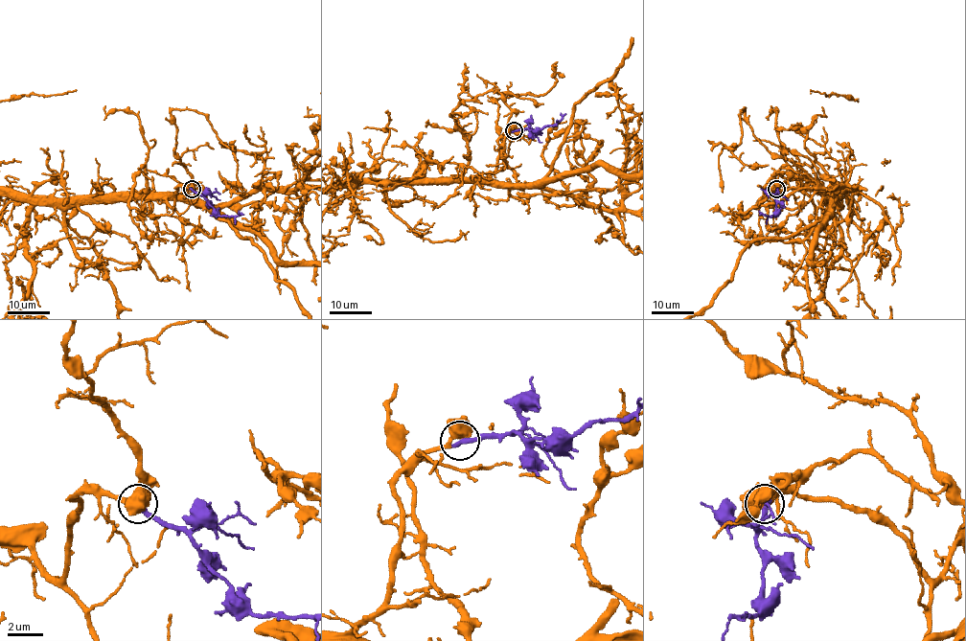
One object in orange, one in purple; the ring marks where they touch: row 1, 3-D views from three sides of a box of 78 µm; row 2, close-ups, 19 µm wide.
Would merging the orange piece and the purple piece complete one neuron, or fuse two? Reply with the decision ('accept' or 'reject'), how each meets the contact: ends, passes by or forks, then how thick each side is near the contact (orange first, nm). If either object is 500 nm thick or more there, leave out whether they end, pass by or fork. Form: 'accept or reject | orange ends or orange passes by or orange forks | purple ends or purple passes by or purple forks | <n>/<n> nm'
accept | orange forks | purple ends | 480/320 nm

